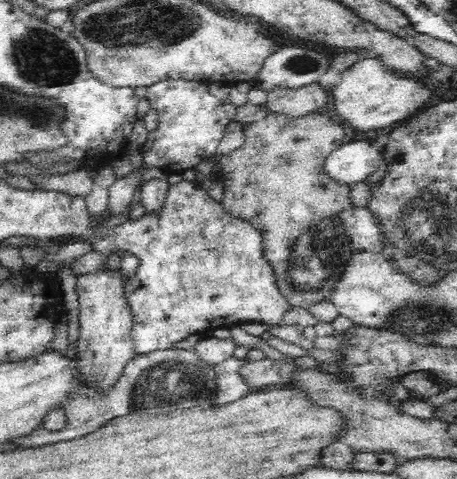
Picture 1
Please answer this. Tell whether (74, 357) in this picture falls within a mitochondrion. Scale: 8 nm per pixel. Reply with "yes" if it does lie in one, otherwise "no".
no

